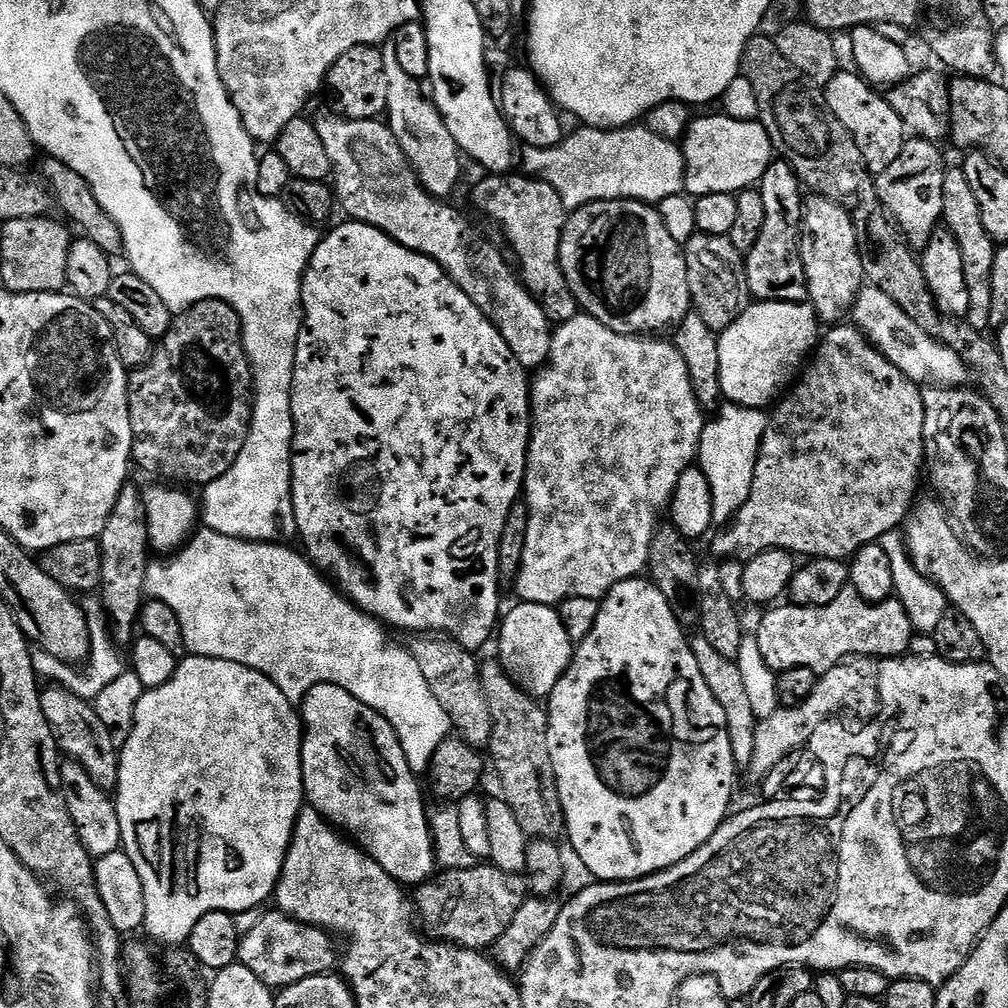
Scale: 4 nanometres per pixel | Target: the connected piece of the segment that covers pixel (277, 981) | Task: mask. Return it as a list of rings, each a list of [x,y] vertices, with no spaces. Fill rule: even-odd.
[[[279,910],[271,911],[265,911],[261,915],[260,921],[255,923],[254,928],[248,933],[241,935],[240,954],[238,957],[238,962],[242,966],[254,970],[254,974],[258,974],[258,978],[262,978],[265,986],[273,990],[289,988],[294,982],[302,982],[302,978],[322,976],[331,973],[337,967],[338,948],[332,945],[333,937],[329,933],[314,924],[304,924],[300,920],[294,920],[291,916],[287,916],[285,912]]]

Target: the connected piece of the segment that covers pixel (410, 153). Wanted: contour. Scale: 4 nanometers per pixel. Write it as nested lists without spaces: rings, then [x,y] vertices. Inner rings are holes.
[[[392,46],[385,47],[384,69],[386,70],[386,123],[392,129],[398,146],[412,163],[426,191],[437,198],[448,195],[460,184],[460,160],[462,153],[454,142],[454,134],[446,130],[442,114],[420,87],[421,81],[406,74]]]

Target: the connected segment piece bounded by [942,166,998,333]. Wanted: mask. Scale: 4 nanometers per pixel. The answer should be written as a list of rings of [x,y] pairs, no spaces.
[[[949,167],[945,171],[942,202],[944,203],[943,223],[948,231],[954,234],[961,250],[966,288],[970,294],[967,322],[970,326],[974,326],[974,330],[987,333],[990,328],[990,298],[992,297],[990,282],[994,274],[994,258],[998,245],[990,238],[986,226],[982,224],[982,210],[978,210],[978,198],[974,198],[974,190],[970,190],[970,182],[966,182],[963,167]]]

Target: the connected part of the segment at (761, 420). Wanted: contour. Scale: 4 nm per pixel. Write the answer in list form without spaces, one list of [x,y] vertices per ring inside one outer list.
[[[724,406],[719,412],[720,417],[717,420],[709,419],[705,423],[698,453],[699,471],[703,472],[705,480],[710,482],[712,522],[716,526],[726,523],[727,520],[729,523],[750,498],[754,466],[770,419],[767,411],[758,408]]]

